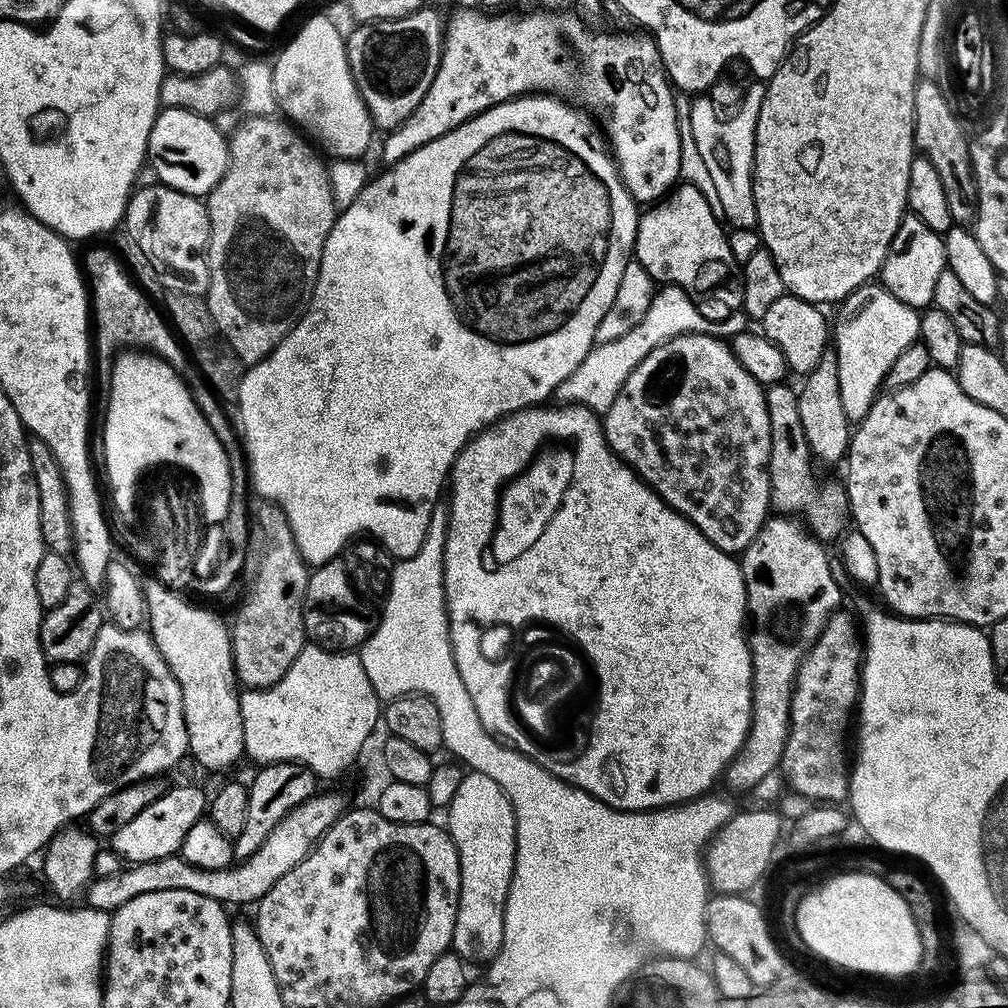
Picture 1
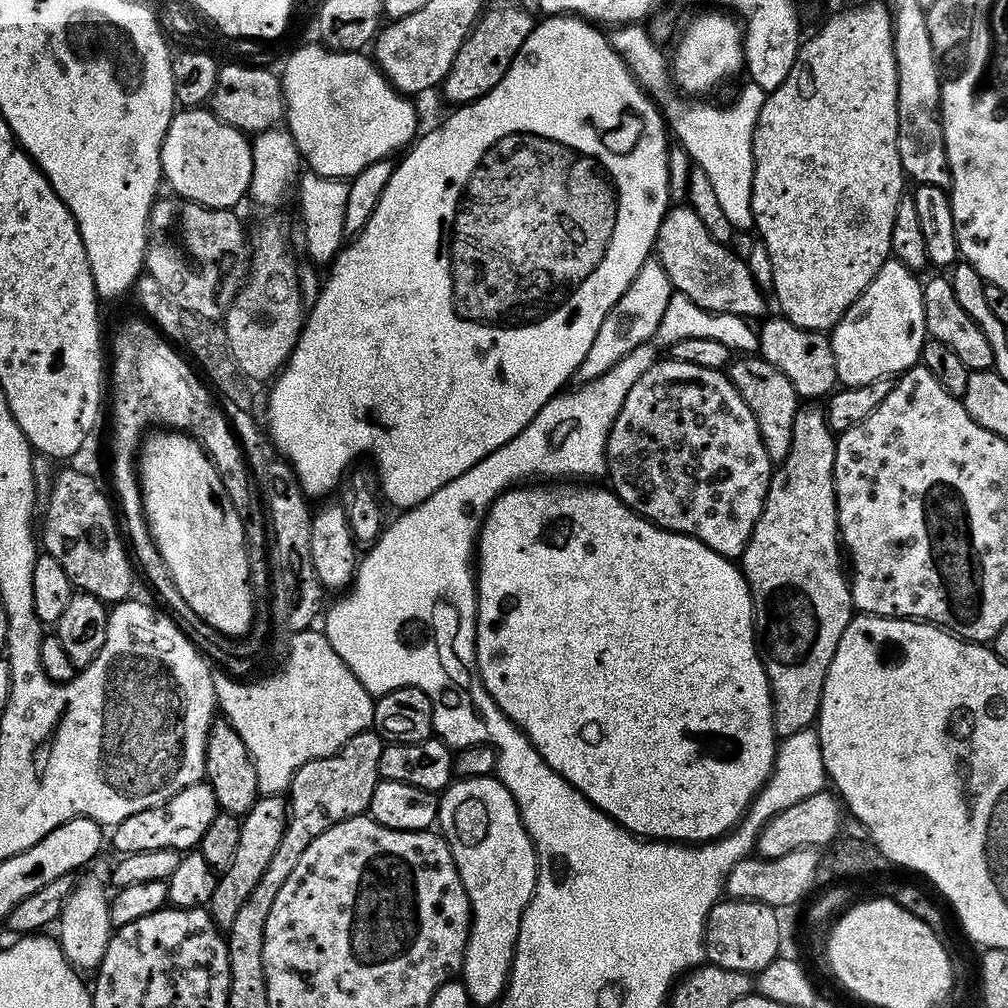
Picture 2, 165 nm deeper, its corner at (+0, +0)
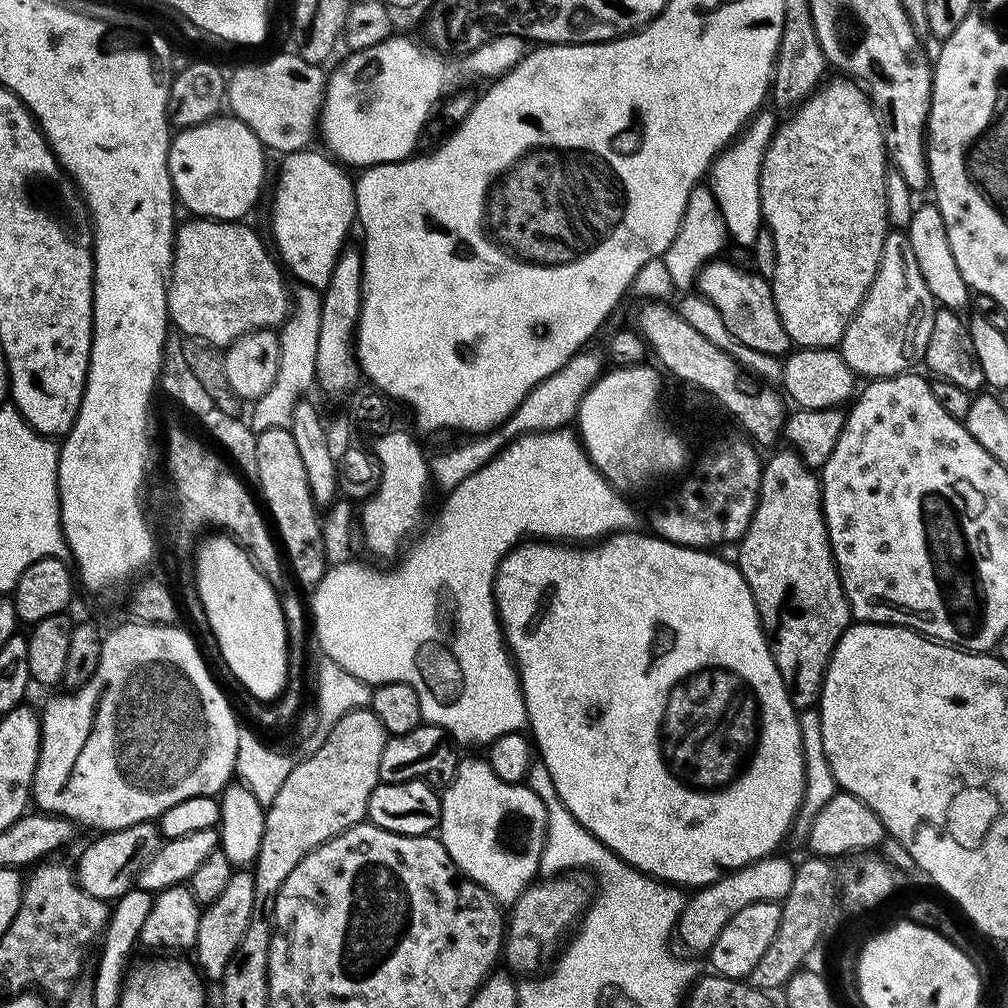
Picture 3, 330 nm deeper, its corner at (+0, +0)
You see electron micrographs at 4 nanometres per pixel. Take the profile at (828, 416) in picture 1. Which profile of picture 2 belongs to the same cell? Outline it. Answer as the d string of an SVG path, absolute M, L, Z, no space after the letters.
M804 402L797 407L790 450L773 471L764 509L742 557L742 571L752 594L756 650L768 675L772 716L776 719L776 735L780 738L798 734L817 723L826 674L830 662L834 662L834 650L838 650L842 630L846 630L854 615L850 580L845 569L844 572L840 569L842 544L838 539L834 486L836 438L837 433L830 430L824 408L819 403Z

